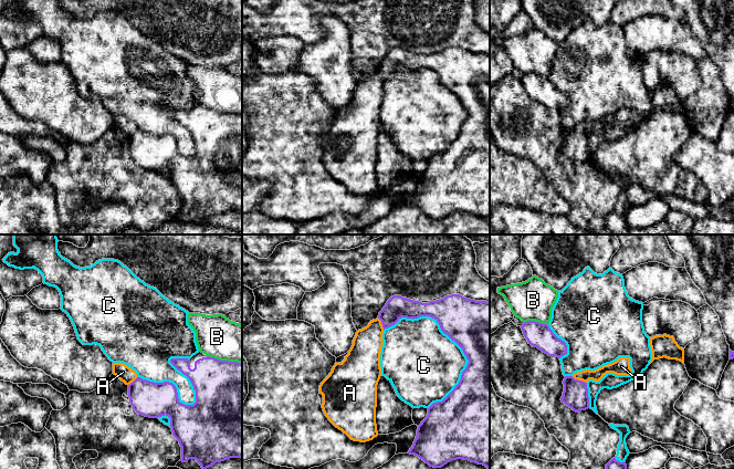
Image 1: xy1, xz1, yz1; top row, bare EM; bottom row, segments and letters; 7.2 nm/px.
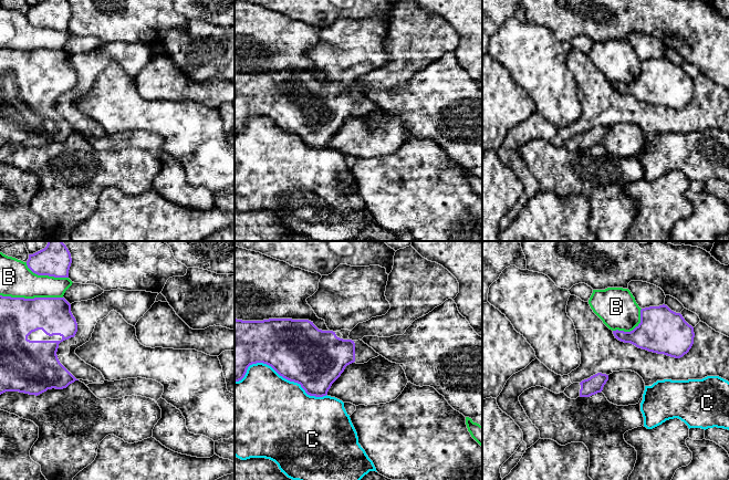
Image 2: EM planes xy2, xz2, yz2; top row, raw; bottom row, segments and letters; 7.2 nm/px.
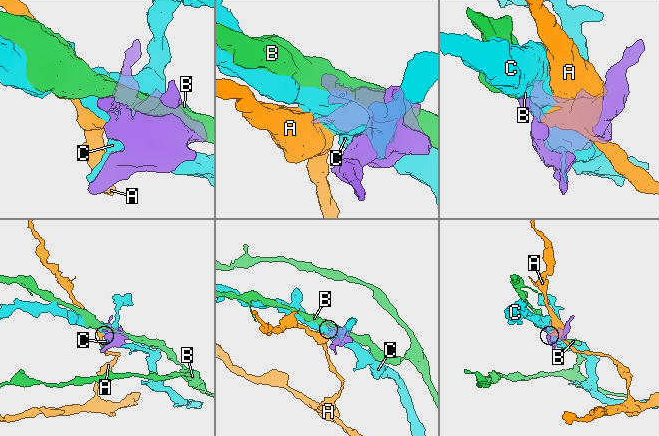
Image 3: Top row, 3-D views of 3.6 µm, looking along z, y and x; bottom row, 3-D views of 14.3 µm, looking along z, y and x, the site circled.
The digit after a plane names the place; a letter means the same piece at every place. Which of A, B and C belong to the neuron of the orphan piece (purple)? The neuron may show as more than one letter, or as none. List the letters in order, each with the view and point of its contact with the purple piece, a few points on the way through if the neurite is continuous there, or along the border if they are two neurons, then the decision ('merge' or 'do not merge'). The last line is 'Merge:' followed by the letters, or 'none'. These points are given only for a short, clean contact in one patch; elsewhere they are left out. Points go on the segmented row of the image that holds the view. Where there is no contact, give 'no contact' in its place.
A: meets purple in yz1 at (579, 381); border along yz1 (572, 376), (586, 383); do not merge
B: meets purple in xy2 at (31, 299); do not merge
C: meets purple in xz1 at (462, 350); do not merge
Merge: none

